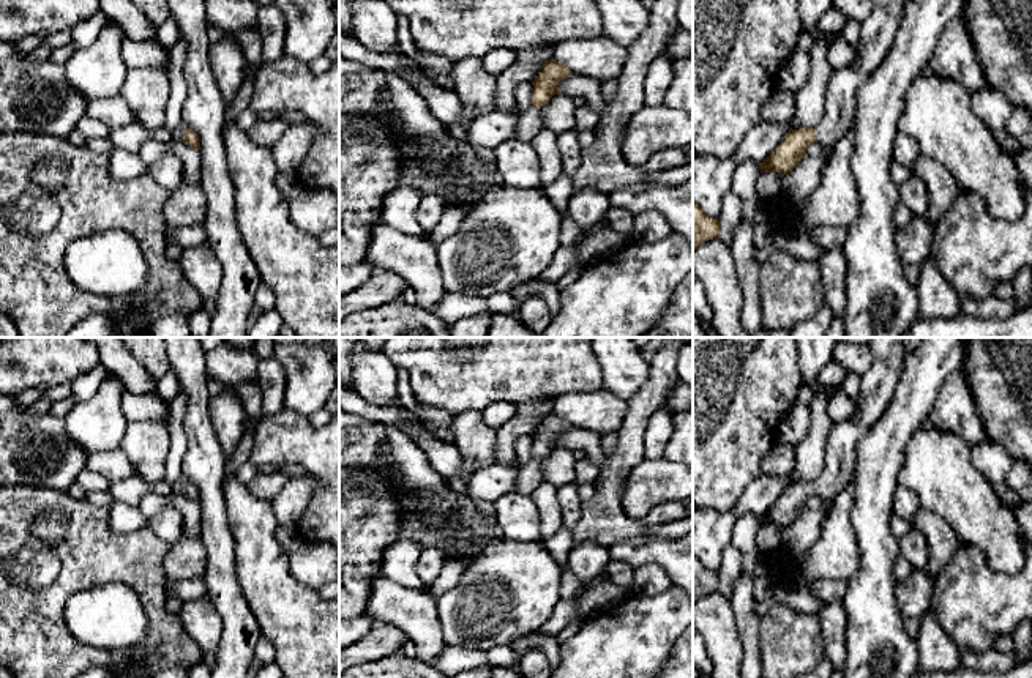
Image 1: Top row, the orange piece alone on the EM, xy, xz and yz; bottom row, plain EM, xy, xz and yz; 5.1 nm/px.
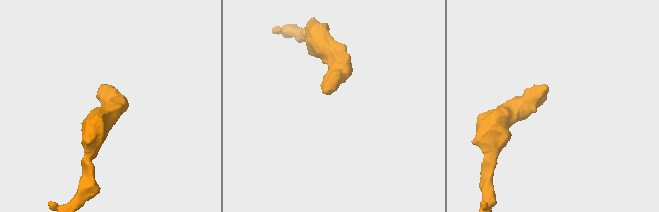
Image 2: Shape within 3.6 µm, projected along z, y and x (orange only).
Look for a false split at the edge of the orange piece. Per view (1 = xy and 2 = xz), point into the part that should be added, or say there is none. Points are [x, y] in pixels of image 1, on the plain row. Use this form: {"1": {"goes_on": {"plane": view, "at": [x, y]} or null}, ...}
{"1": {"goes_on": {"plane": "xy", "at": [179, 486]}}, "2": {"goes_on": {"plane": "xz", "at": [529, 475]}}}

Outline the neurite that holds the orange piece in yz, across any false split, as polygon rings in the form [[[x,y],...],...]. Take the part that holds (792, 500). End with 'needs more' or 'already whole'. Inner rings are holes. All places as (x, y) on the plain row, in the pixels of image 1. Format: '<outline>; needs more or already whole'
[[[874,337],[871,369],[860,377],[855,415],[833,423],[825,440],[825,467],[813,481],[789,482],[775,505],[761,516],[762,525],[787,528],[806,508],[811,495],[822,500],[835,497],[852,478],[855,453],[862,435],[884,415],[901,377],[906,352],[904,337]]]; needs more

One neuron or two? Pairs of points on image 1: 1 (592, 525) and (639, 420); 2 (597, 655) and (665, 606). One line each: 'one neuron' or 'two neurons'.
1: one neuron
2: one neuron

